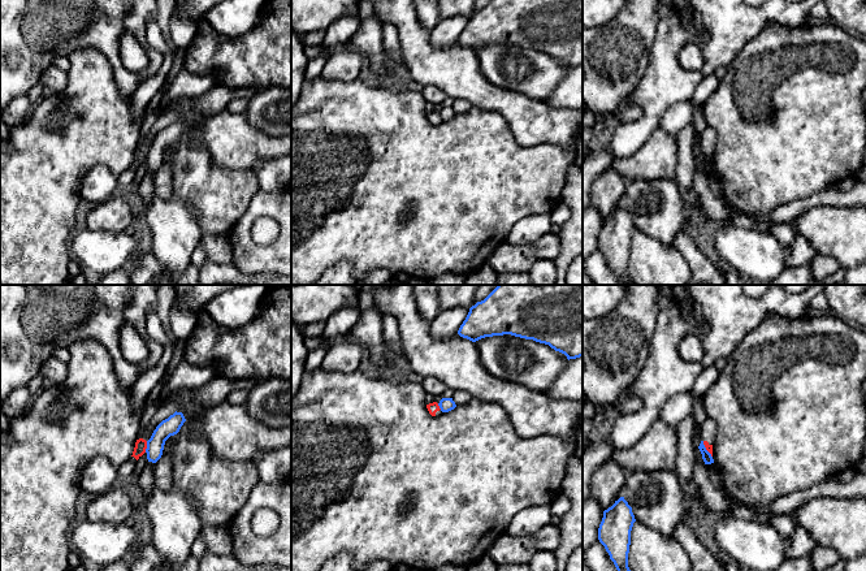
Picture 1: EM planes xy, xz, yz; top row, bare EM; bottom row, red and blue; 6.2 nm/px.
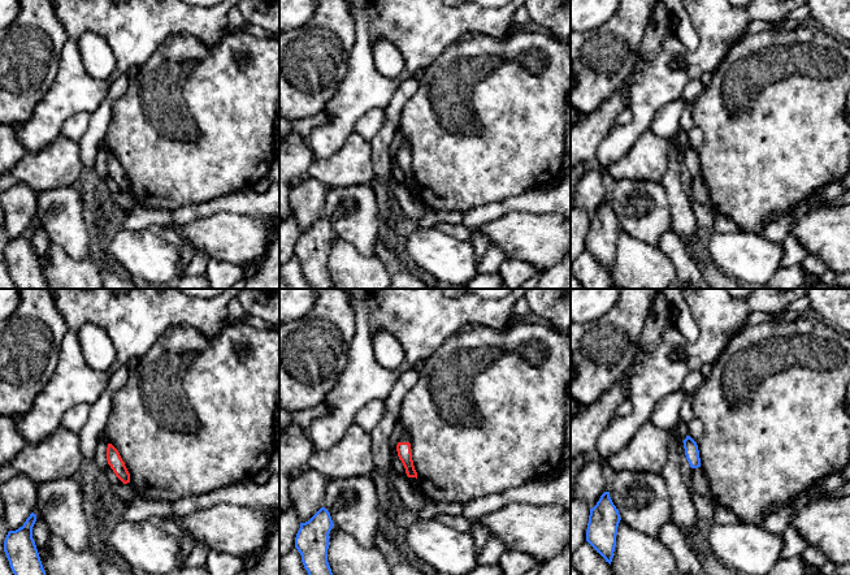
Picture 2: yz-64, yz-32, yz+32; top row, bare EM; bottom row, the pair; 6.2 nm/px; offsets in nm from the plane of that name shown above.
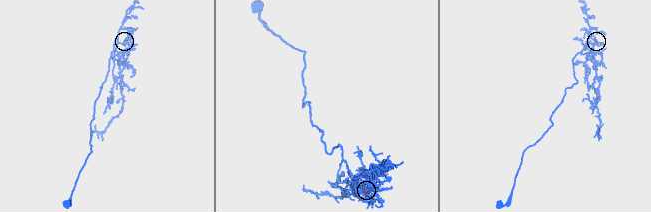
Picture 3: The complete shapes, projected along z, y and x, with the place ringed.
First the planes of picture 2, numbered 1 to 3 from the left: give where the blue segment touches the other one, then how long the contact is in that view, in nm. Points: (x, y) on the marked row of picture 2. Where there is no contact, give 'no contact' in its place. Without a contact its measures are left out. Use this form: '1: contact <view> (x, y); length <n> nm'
1: no contact
2: no contact
3: no contact

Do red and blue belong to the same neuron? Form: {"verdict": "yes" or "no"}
{"verdict": "no"}

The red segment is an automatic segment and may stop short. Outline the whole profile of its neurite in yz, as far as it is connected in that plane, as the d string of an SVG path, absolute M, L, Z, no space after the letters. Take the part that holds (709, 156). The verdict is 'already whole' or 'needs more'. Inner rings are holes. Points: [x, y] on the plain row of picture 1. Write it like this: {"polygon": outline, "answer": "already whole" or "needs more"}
{"polygon": "M706 126L703 133L701 134L700 148L703 151L706 159L713 165L713 152L714 152L714 148L715 148L715 134L714 134L713 127Z", "answer": "needs more"}

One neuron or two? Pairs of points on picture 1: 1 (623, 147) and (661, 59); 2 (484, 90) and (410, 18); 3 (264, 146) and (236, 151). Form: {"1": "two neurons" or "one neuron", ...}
{"1": "one neuron", "2": "one neuron", "3": "one neuron"}

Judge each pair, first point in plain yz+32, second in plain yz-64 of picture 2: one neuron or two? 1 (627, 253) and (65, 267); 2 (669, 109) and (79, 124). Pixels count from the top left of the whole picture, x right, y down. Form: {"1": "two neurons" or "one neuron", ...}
{"1": "one neuron", "2": "one neuron"}

